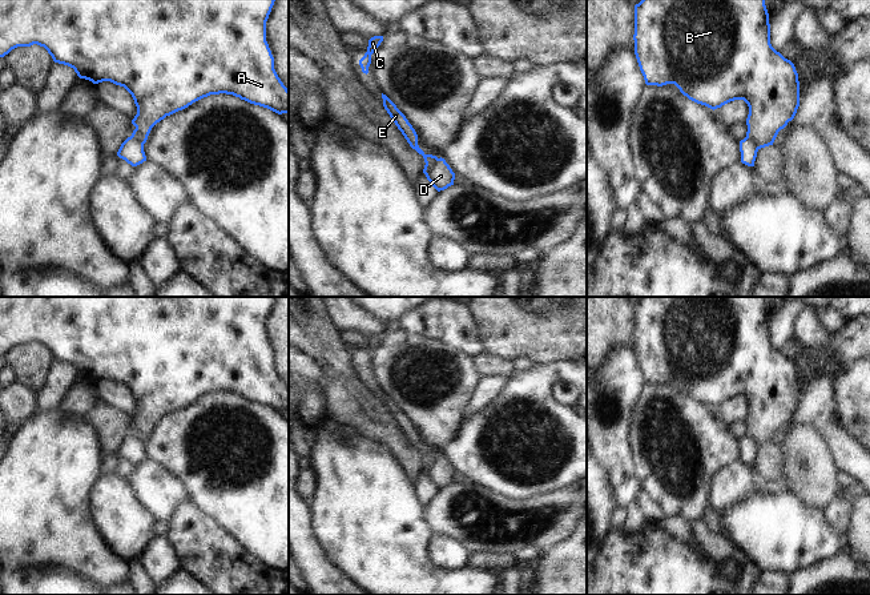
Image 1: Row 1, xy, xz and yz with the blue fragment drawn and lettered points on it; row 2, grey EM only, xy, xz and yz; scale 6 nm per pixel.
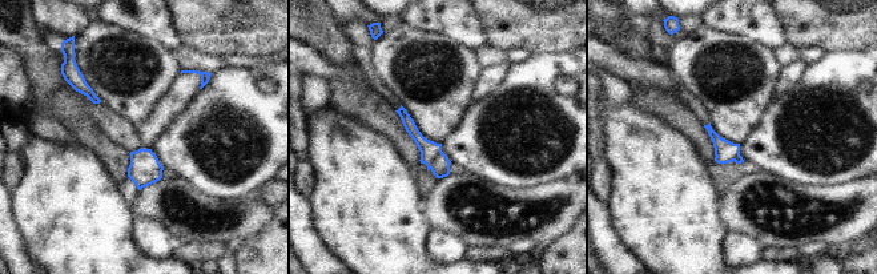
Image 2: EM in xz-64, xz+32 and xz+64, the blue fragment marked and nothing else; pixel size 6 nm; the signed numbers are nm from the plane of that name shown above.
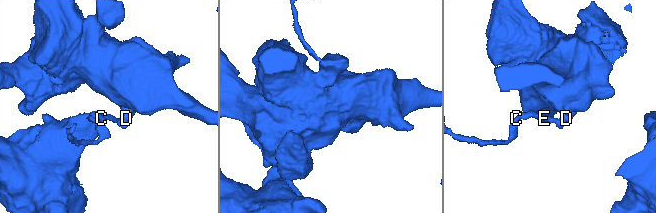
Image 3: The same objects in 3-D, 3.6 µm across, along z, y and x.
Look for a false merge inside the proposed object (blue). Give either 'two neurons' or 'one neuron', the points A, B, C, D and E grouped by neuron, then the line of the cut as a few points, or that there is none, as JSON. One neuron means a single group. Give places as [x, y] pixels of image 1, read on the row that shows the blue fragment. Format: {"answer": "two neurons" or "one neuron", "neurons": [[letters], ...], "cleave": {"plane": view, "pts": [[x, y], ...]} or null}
{"answer": "two neurons", "neurons": [["A", "B", "D"], ["C", "E"]], "cleave": {"plane": "xz", "pts": [[436, 157], [426, 175]]}}

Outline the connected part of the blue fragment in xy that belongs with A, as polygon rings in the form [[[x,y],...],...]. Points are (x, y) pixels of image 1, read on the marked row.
[[[0,0],[0,57],[17,47],[37,44],[44,47],[55,63],[74,69],[80,79],[98,84],[110,81],[124,87],[133,97],[137,114],[132,120],[136,129],[132,137],[146,142],[152,128],[178,110],[210,95],[233,95],[250,104],[267,108],[278,114],[289,113],[289,89],[283,85],[274,69],[274,57],[266,41],[266,21],[275,0]]]

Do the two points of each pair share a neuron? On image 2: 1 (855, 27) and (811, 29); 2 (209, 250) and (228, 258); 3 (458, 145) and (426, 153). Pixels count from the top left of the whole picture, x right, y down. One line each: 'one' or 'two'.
1: one
2: two
3: two

